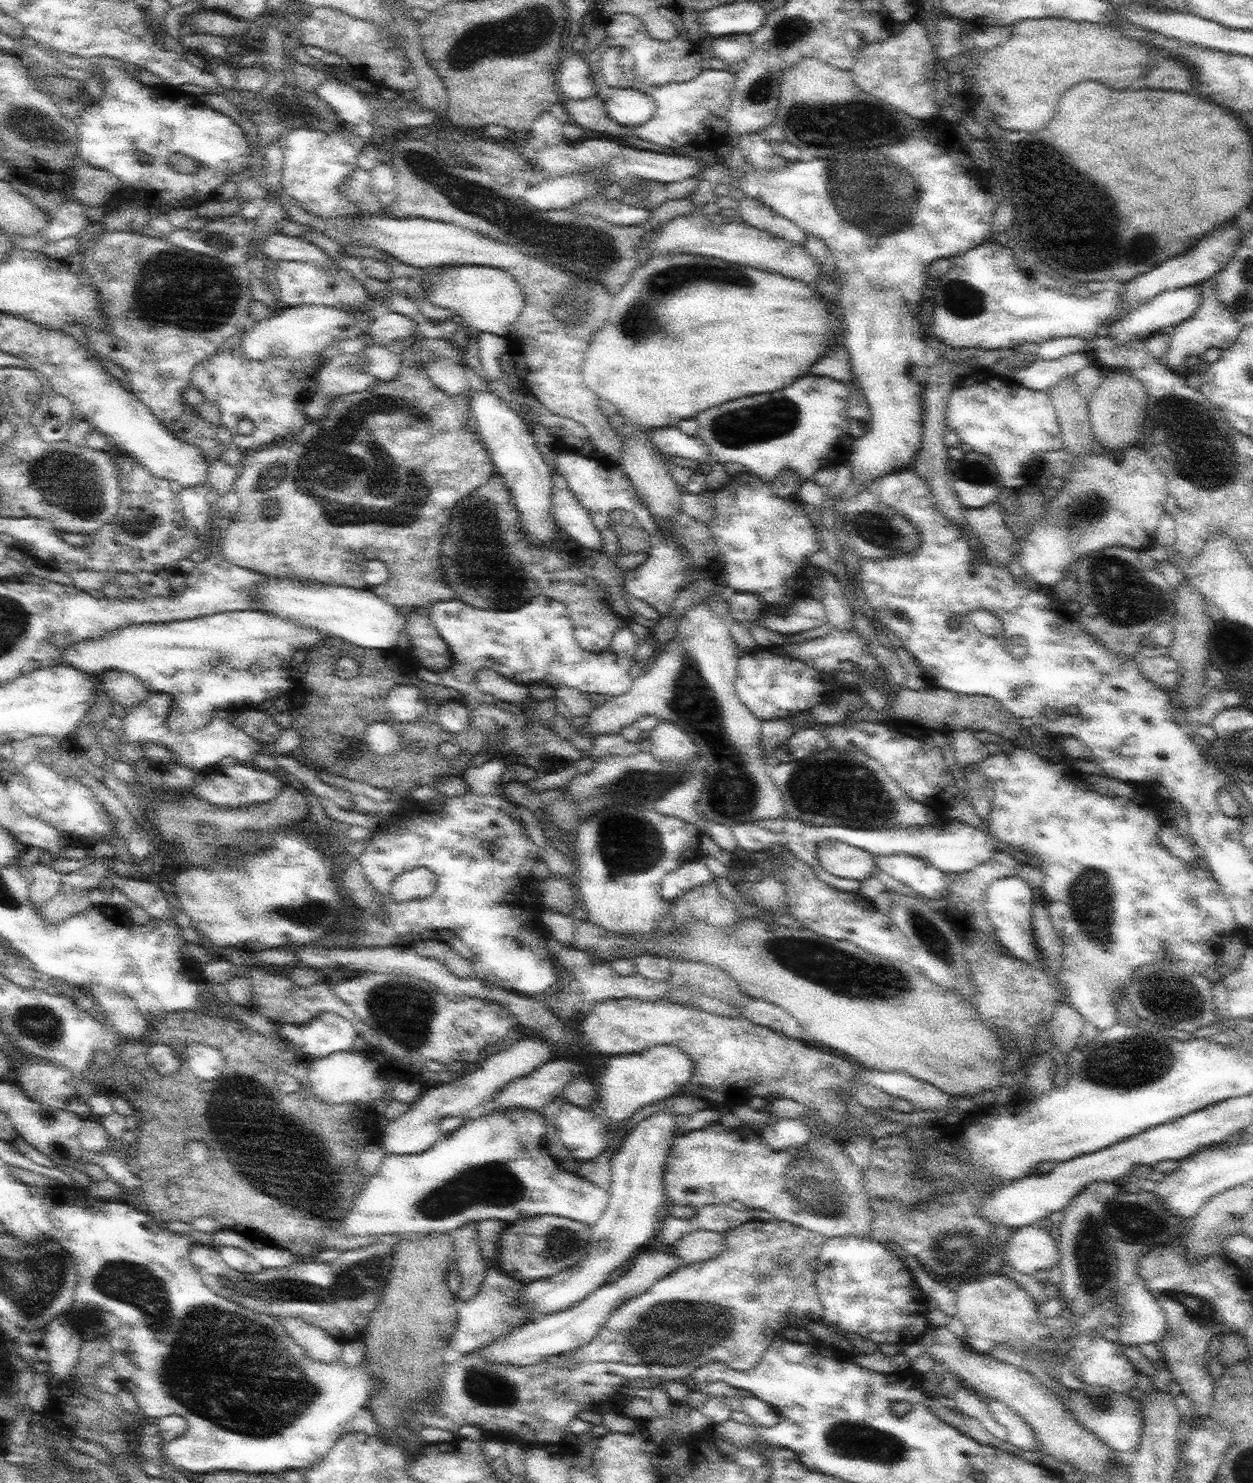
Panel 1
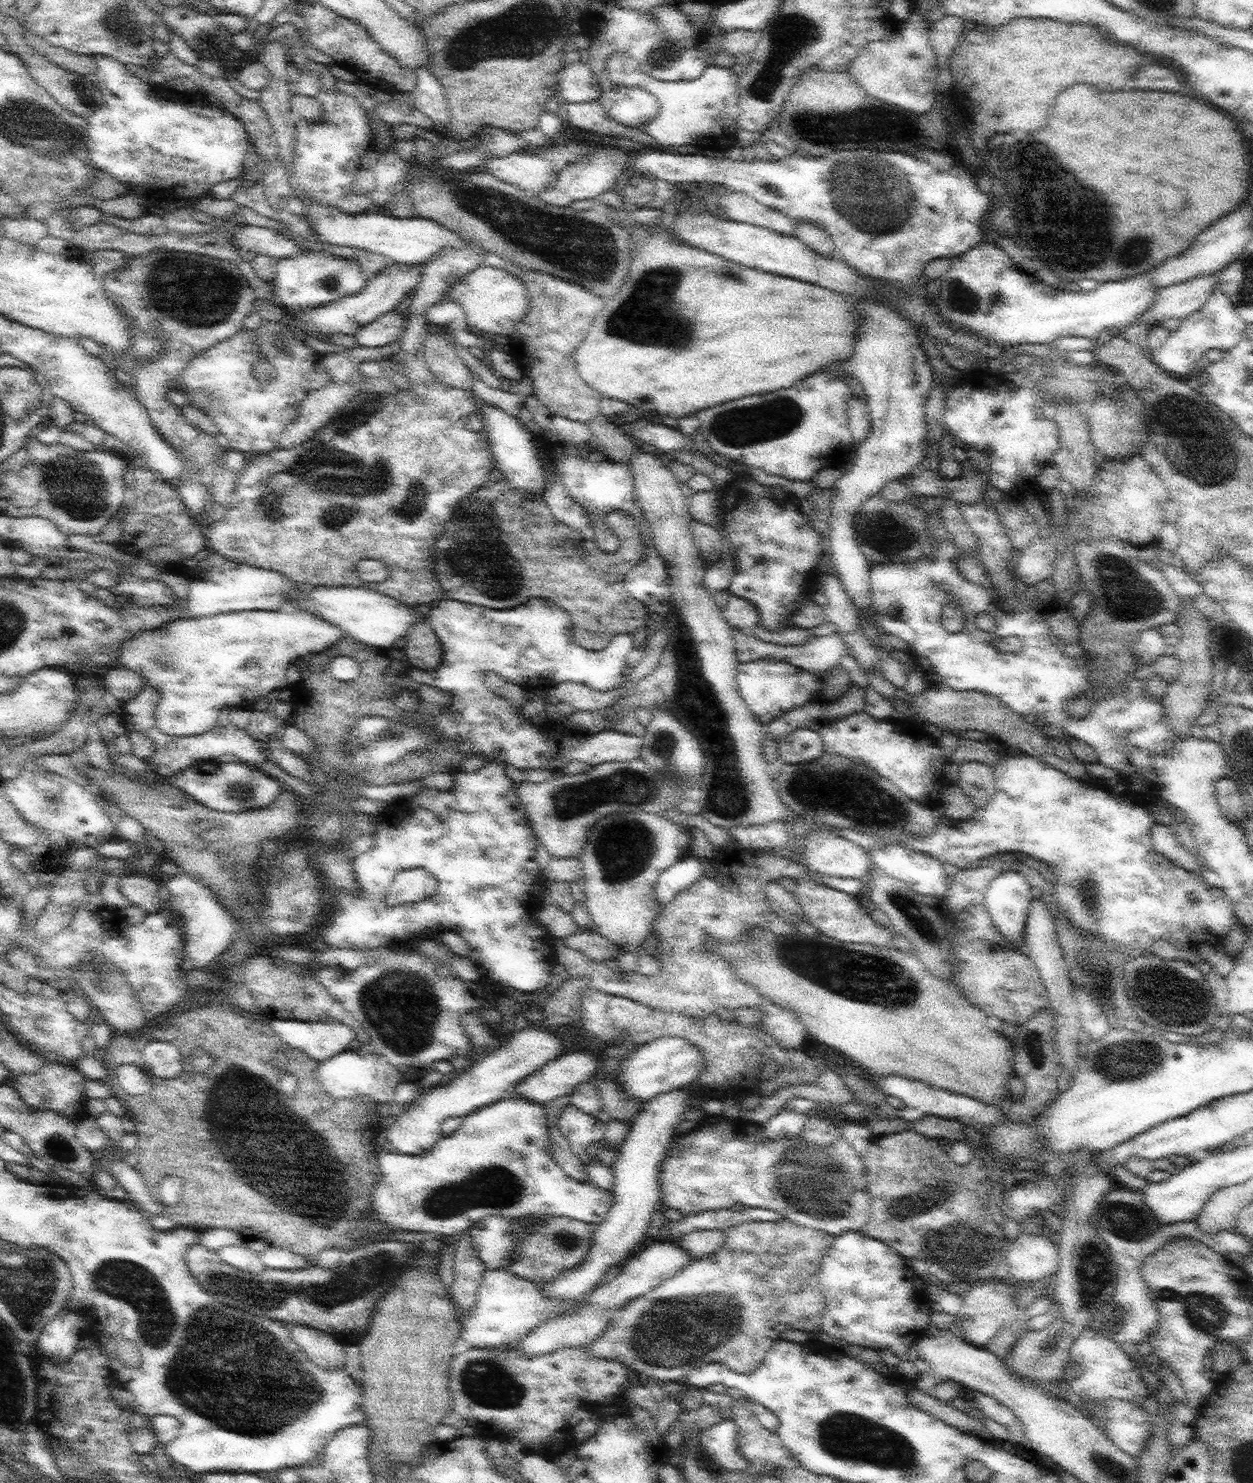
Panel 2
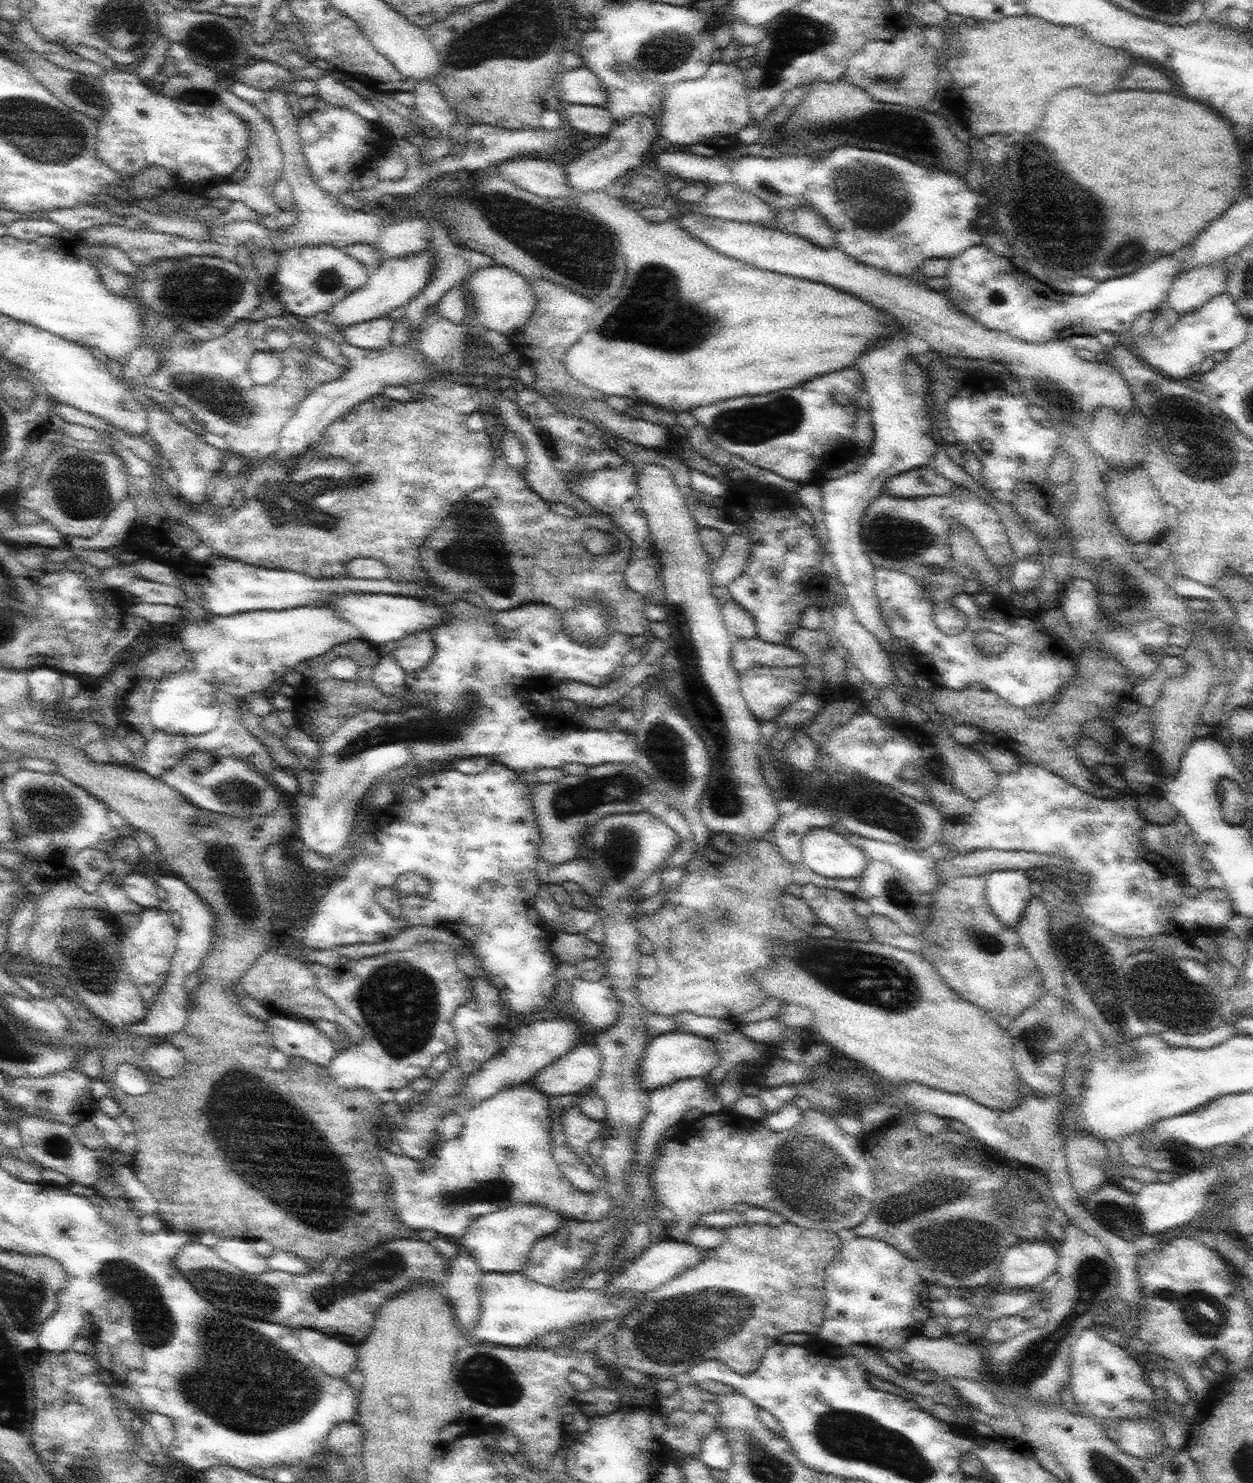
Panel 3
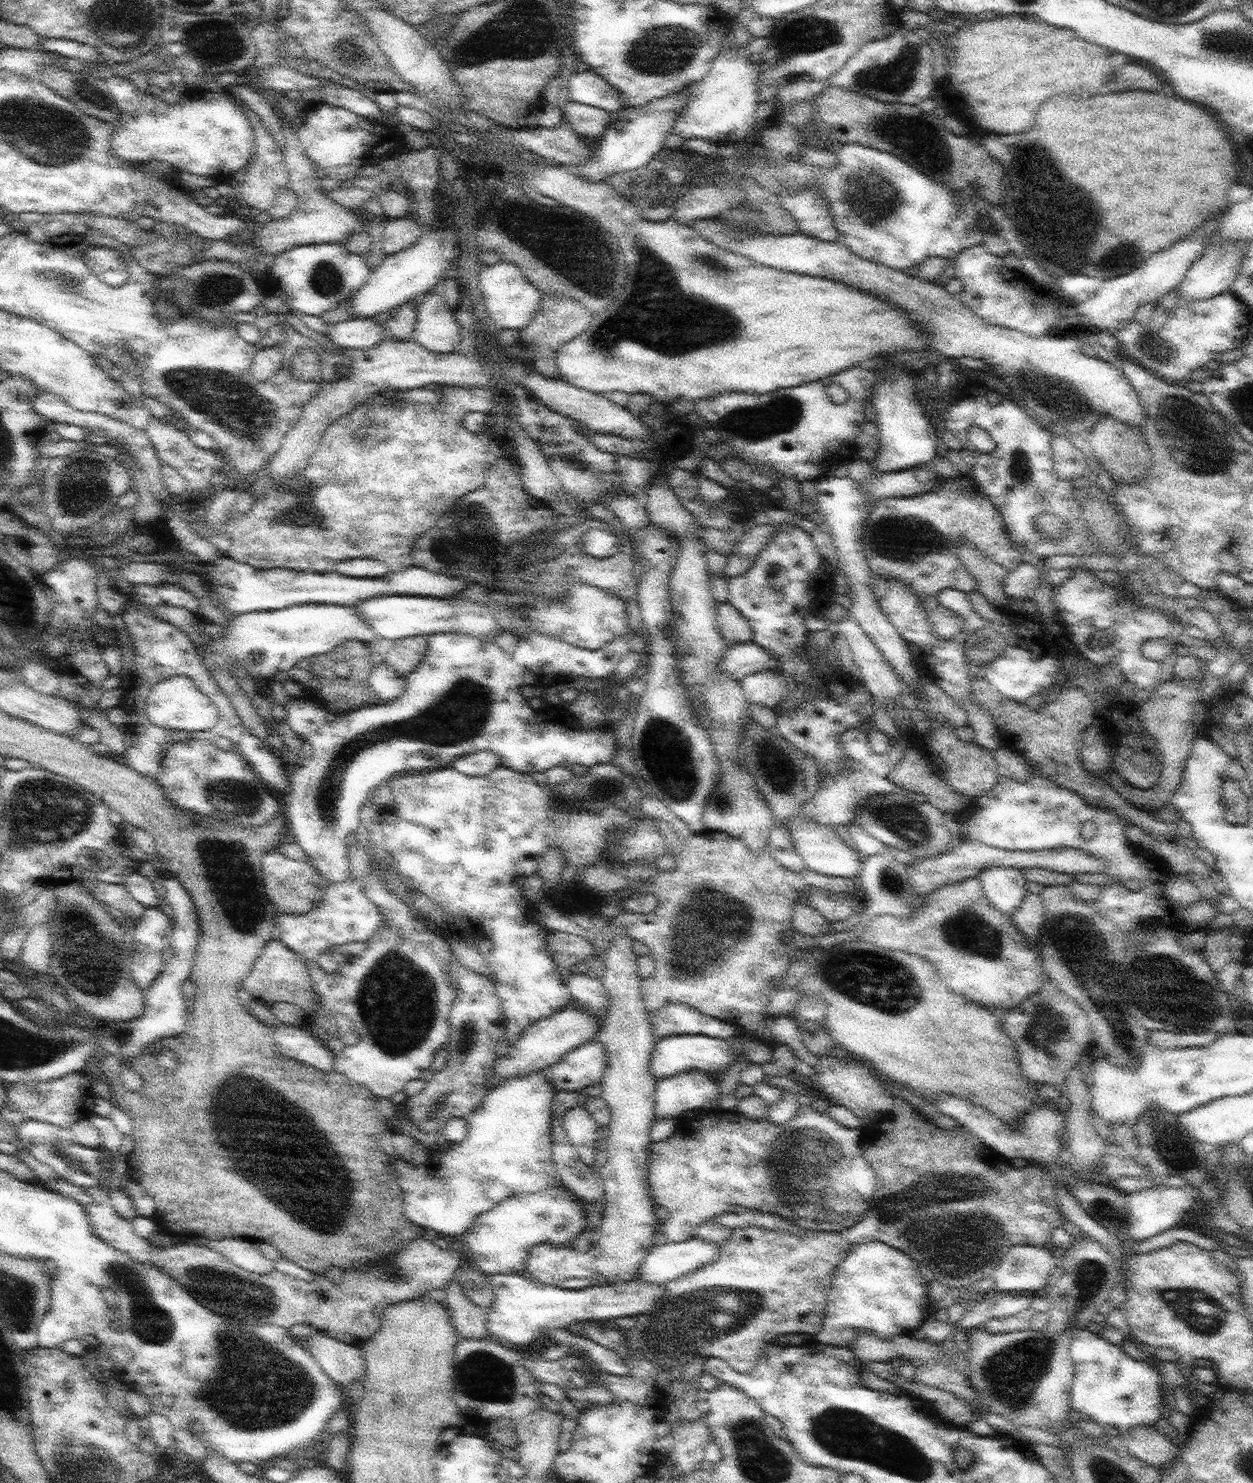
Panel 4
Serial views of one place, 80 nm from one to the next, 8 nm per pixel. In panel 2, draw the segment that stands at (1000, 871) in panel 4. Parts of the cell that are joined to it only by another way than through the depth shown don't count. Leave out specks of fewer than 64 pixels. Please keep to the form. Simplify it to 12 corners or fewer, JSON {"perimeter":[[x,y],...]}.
{"perimeter":[[1020,869],[985,895],[999,931],[1019,949],[1034,899]]}

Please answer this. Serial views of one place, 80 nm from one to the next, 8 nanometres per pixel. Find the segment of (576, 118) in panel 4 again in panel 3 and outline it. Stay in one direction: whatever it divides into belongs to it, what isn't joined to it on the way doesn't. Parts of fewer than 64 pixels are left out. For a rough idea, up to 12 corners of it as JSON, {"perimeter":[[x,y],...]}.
{"perimeter":[[566,105],[576,130],[602,136],[614,130],[606,107]]}

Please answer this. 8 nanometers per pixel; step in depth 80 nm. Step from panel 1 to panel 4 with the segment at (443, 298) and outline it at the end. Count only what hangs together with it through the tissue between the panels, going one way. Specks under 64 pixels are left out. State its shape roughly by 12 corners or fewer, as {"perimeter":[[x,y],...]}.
{"perimeter":[[512,262],[484,267],[491,325],[519,331],[543,292]]}

